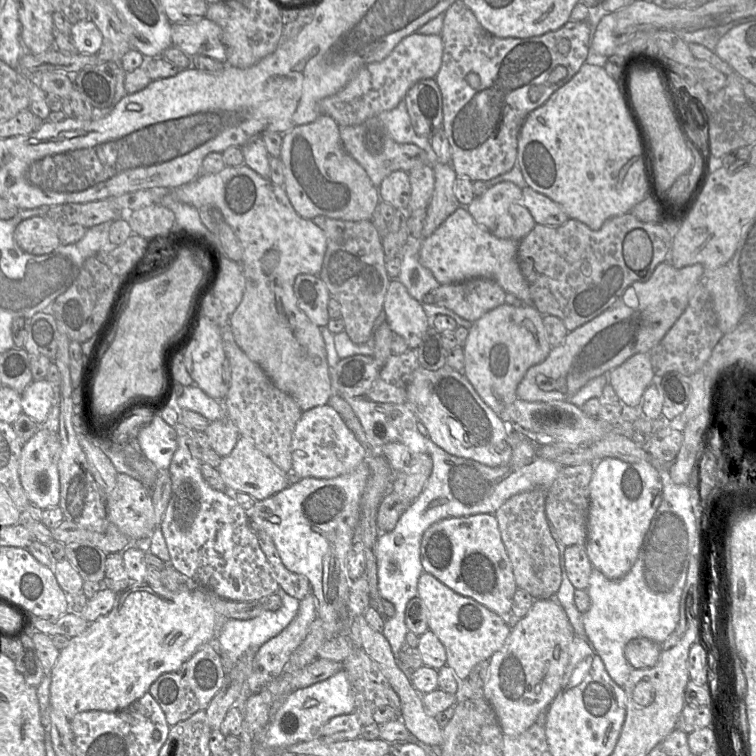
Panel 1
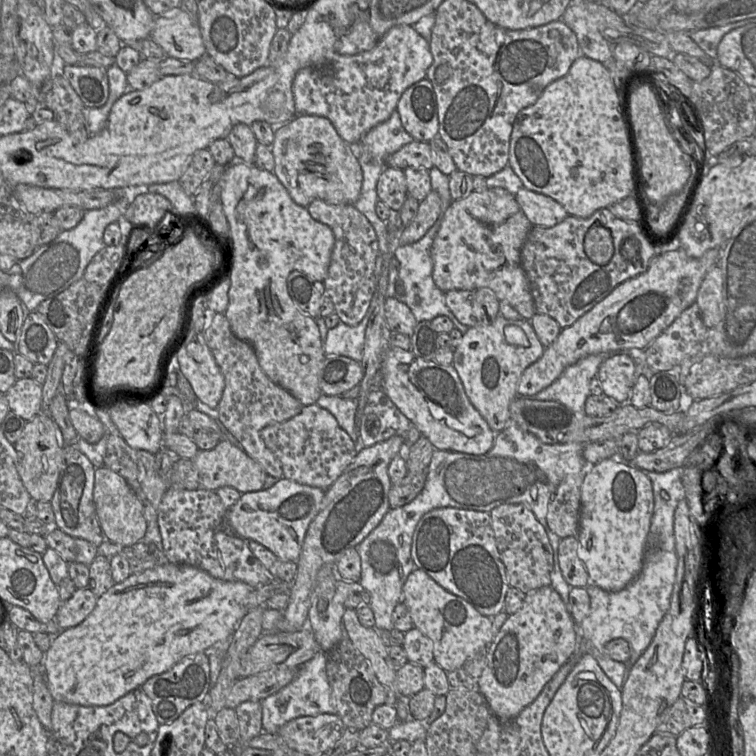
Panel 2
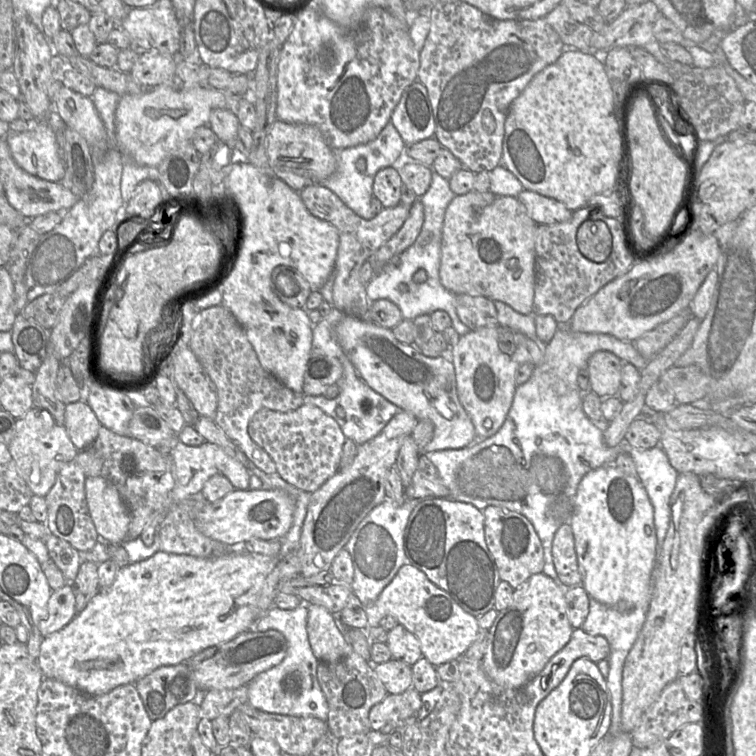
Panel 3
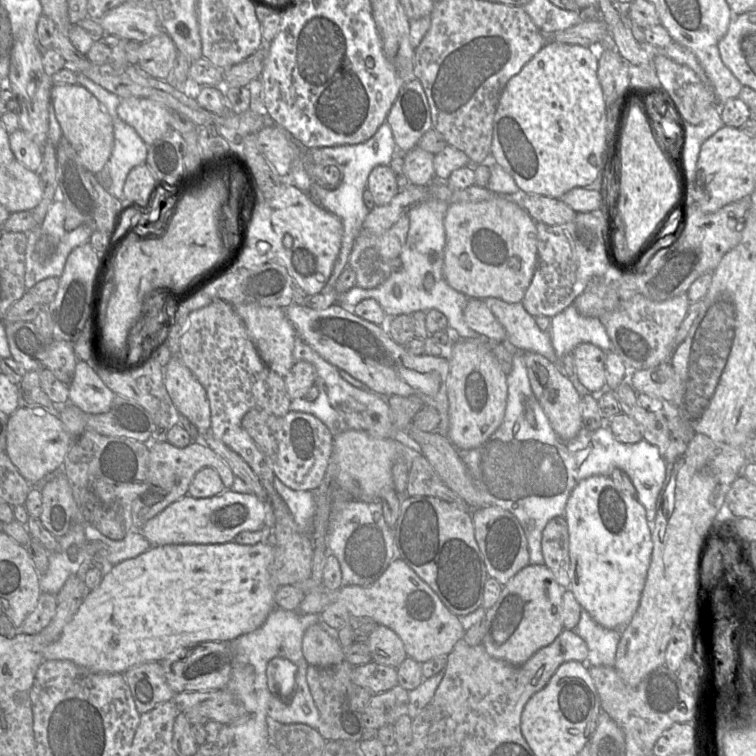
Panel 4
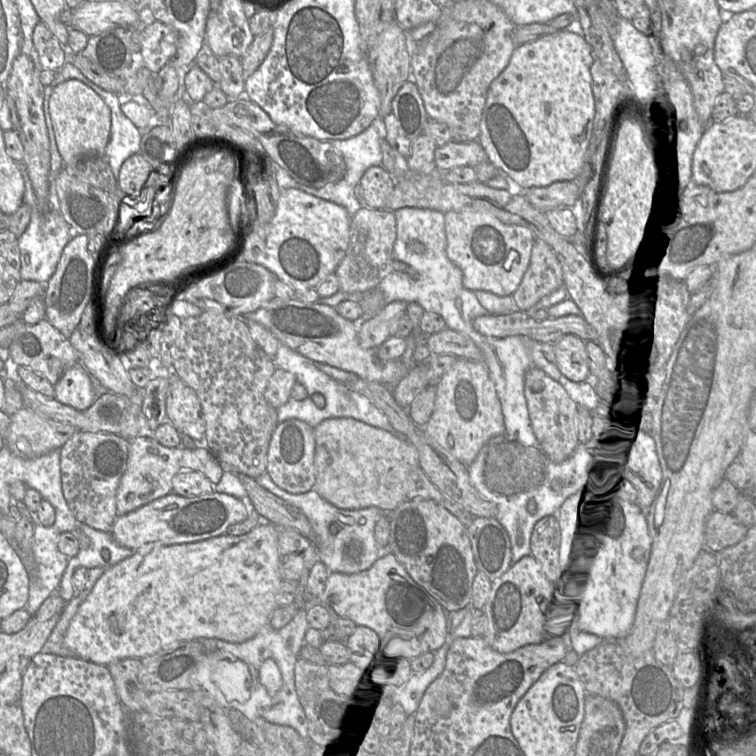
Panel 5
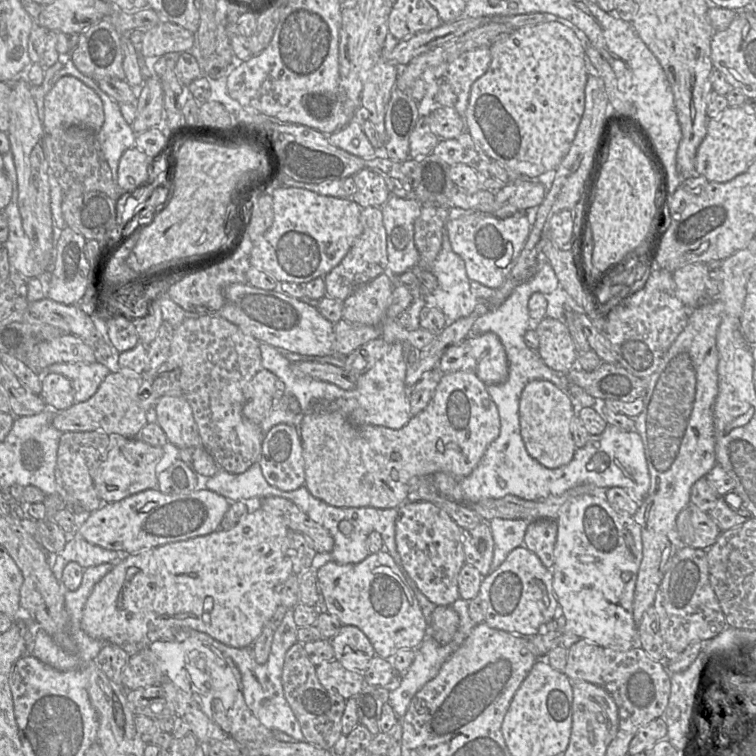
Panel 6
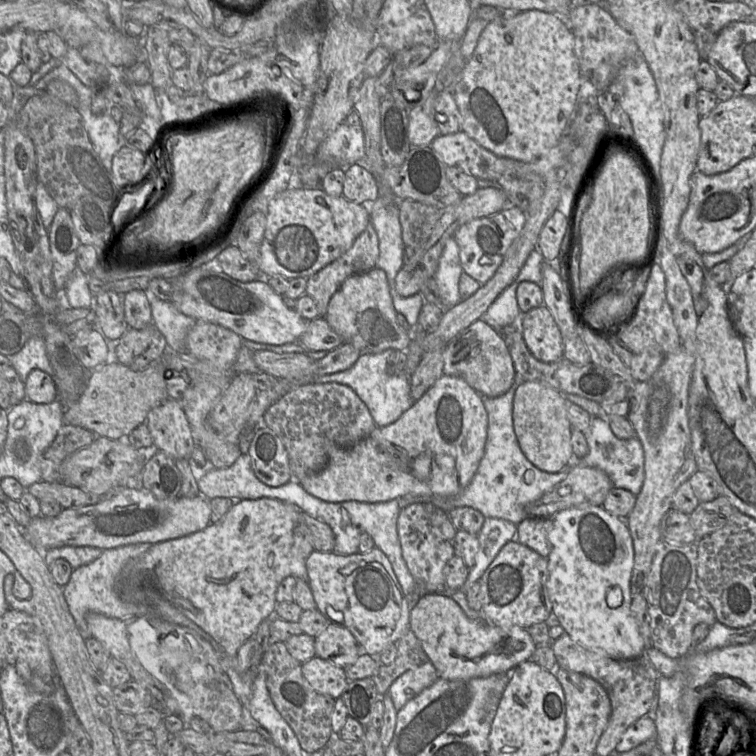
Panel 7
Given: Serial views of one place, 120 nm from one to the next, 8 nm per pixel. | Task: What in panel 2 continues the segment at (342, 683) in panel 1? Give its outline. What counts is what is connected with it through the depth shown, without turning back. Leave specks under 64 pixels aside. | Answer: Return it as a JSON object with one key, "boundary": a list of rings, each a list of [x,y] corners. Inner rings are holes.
{"boundary":[[[319,651],[299,667],[296,677],[277,693],[261,700],[263,732],[277,734],[286,722],[302,716],[336,714],[331,702],[331,688],[326,675],[327,653]]]}

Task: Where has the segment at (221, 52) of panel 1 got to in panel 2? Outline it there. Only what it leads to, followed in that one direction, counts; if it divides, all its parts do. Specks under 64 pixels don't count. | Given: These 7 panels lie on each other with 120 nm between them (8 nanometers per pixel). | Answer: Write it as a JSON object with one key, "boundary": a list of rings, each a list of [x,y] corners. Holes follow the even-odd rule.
{"boundary":[[[175,8],[156,16],[150,38],[161,46],[169,57],[195,62],[206,55],[198,19],[192,19],[182,8]]]}

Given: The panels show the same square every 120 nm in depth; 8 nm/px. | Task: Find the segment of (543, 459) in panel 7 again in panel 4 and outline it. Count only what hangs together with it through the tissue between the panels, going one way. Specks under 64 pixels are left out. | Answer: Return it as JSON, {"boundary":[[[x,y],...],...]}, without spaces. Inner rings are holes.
{"boundary":[[[535,352],[523,353],[532,391],[546,414],[550,425],[562,441],[575,438],[582,426],[581,398],[570,379],[550,360]]]}

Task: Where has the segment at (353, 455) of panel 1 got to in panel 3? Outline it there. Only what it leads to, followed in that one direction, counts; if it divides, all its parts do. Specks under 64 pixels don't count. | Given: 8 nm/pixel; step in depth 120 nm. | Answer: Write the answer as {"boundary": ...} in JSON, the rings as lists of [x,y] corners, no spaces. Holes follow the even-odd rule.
{"boundary":[[[303,404],[286,413],[263,408],[251,418],[247,430],[250,438],[270,455],[279,476],[298,489],[313,493],[339,469],[346,438],[339,424],[314,405]]]}

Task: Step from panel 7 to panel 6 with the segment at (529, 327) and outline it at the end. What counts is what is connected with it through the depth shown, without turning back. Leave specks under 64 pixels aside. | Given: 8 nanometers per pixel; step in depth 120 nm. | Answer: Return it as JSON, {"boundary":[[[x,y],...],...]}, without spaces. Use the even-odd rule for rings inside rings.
{"boundary":[[[546,316],[540,321],[533,321],[531,329],[536,331],[539,338],[537,353],[548,367],[560,373],[567,373],[577,367],[578,352],[569,329],[563,321]]]}

